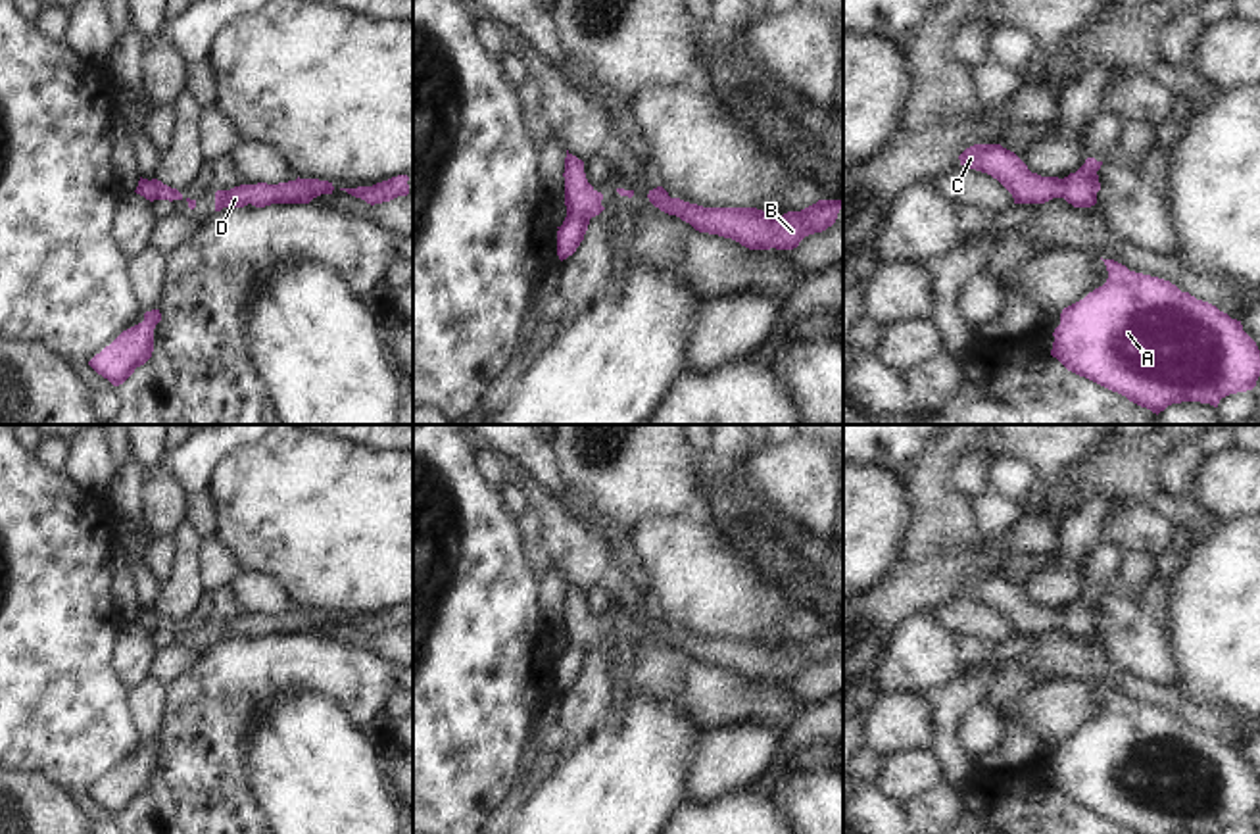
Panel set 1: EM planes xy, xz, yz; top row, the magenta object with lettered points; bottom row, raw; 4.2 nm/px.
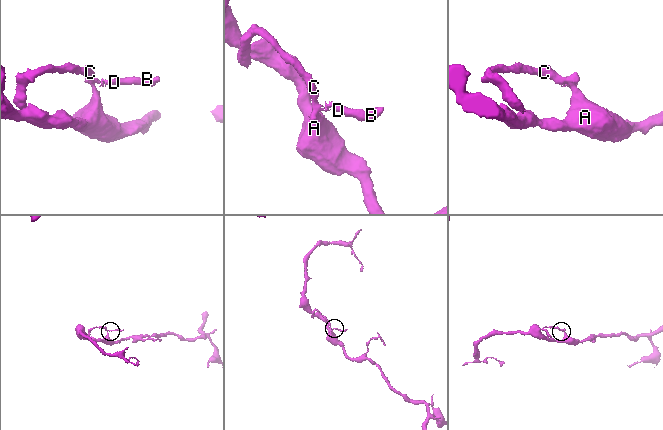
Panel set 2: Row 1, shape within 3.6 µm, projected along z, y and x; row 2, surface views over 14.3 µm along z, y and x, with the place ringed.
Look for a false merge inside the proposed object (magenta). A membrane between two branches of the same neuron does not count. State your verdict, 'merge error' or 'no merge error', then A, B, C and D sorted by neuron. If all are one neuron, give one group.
no merge error | A B C D

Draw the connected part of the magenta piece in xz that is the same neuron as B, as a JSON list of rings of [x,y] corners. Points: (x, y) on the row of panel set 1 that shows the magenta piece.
[[[663,186],[649,190],[647,198],[655,208],[680,217],[695,231],[732,238],[749,250],[793,250],[805,236],[832,227],[841,209],[841,200],[818,200],[784,215],[770,215],[757,208],[703,208],[670,198]]]

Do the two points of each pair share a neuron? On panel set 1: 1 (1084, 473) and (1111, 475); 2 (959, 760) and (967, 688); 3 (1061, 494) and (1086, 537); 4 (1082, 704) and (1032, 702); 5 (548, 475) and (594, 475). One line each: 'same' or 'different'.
1: same
2: same
3: different
4: same
5: different

